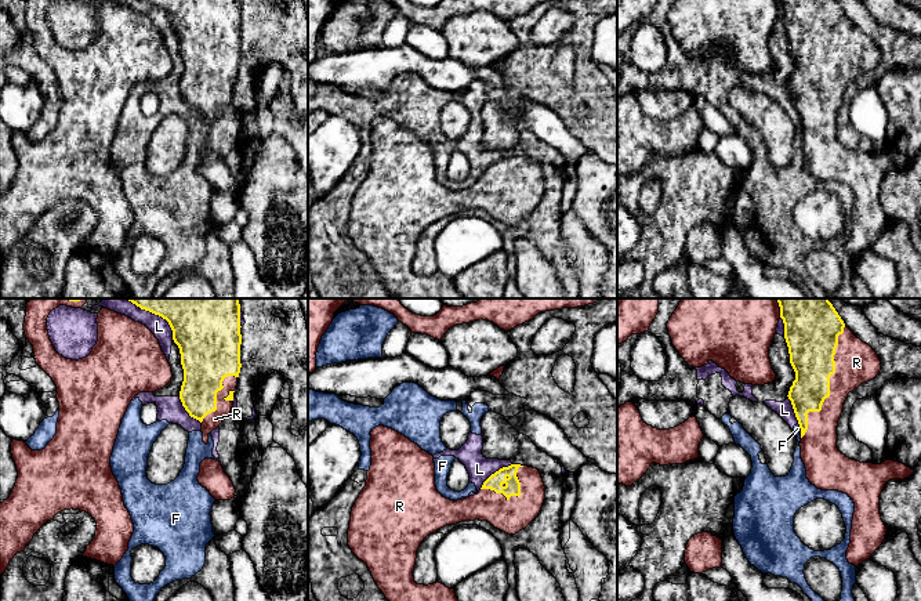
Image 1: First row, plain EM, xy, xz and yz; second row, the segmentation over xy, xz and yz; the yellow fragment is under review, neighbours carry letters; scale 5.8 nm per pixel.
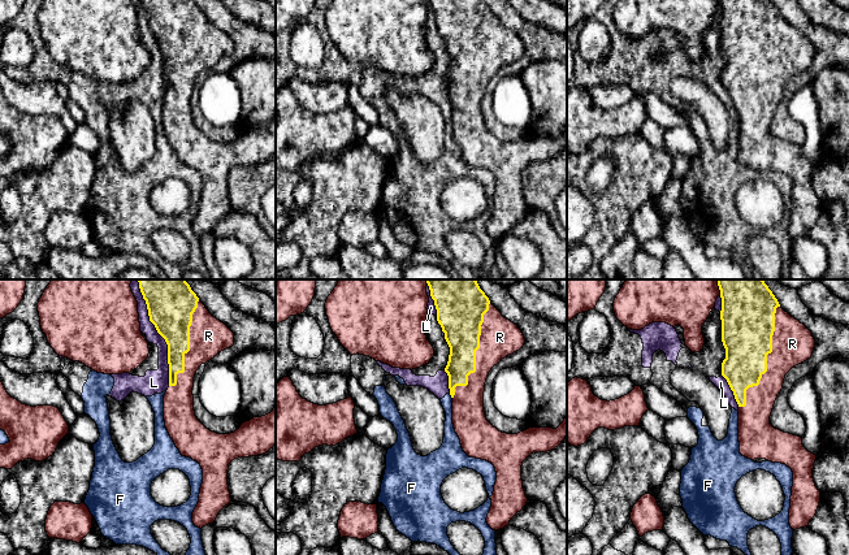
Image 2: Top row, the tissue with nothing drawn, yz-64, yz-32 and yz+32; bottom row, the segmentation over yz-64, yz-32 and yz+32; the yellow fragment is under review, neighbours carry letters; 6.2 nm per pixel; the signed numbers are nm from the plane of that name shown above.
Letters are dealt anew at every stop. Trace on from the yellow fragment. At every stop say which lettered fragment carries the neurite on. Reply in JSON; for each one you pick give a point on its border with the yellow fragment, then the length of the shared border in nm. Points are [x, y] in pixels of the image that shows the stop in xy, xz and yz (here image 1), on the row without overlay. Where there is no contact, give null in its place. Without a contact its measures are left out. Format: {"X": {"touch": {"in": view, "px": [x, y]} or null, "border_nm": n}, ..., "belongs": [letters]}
{"R": {"touch": {"in": "yz", "px": [829, 78]}, "border_nm": 700}, "belongs": ["R"]}

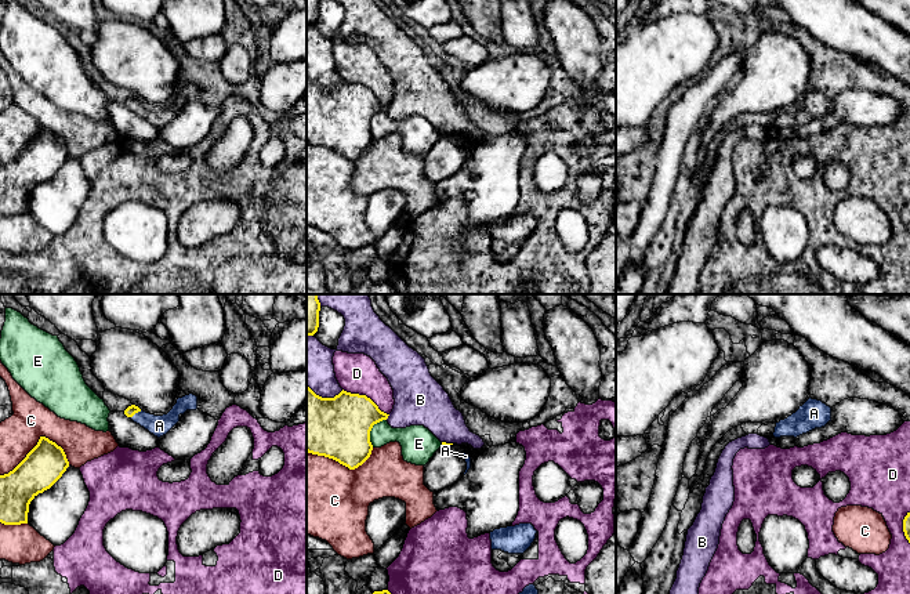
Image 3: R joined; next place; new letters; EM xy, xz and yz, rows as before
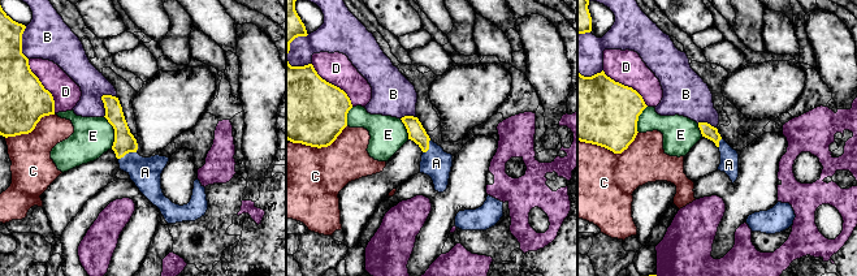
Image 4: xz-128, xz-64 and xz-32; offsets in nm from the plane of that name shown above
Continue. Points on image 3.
{"A": {"touch": {"in": "xy", "px": [136, 102]}, "border_nm": 80}, "belongs": ["A"]}

